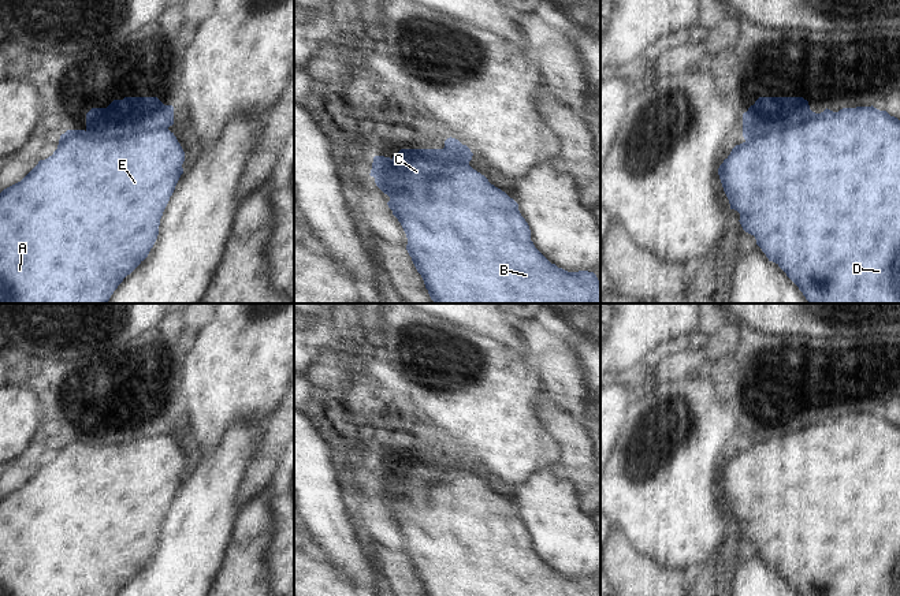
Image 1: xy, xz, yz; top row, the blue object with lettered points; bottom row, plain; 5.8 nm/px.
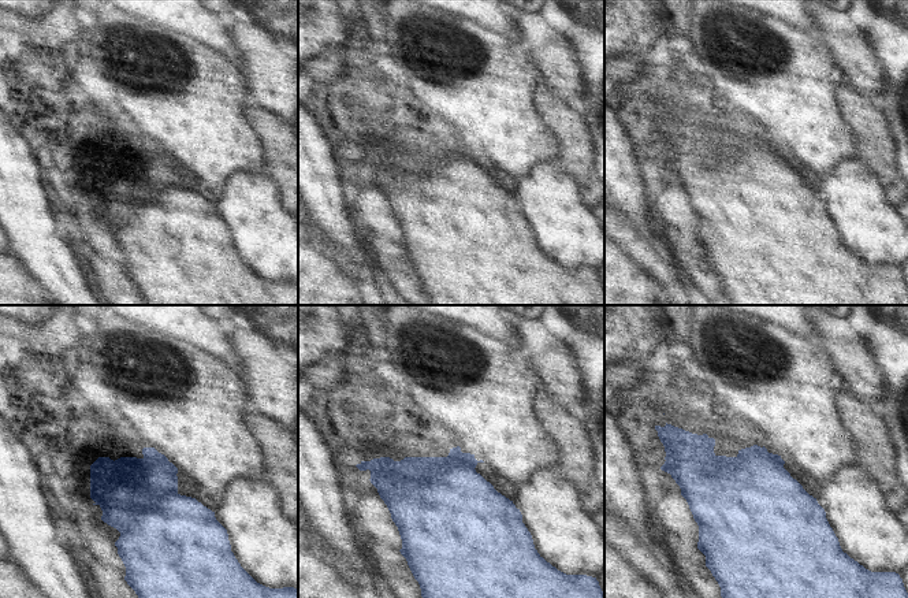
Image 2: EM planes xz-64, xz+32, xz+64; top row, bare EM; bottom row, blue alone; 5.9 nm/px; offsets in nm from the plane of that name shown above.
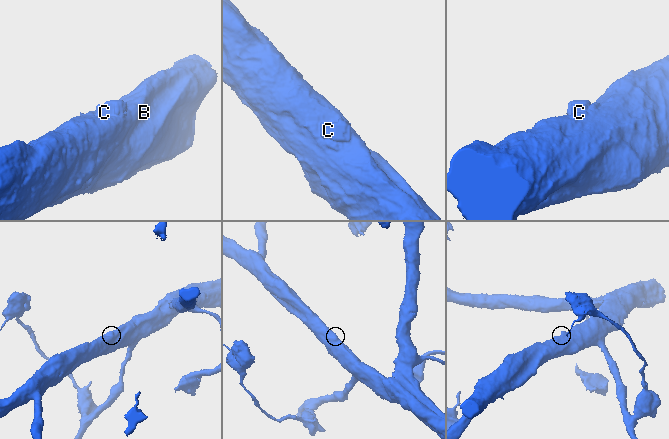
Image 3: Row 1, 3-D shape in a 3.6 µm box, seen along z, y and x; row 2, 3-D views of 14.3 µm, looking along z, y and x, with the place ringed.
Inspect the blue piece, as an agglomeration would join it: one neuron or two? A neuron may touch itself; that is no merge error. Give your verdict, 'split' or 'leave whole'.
leave whole

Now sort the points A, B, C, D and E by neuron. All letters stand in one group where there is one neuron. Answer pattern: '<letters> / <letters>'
A B C D E

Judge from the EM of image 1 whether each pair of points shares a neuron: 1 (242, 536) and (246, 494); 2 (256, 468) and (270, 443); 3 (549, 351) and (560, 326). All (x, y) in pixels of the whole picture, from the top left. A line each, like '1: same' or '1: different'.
1: different
2: same
3: different

